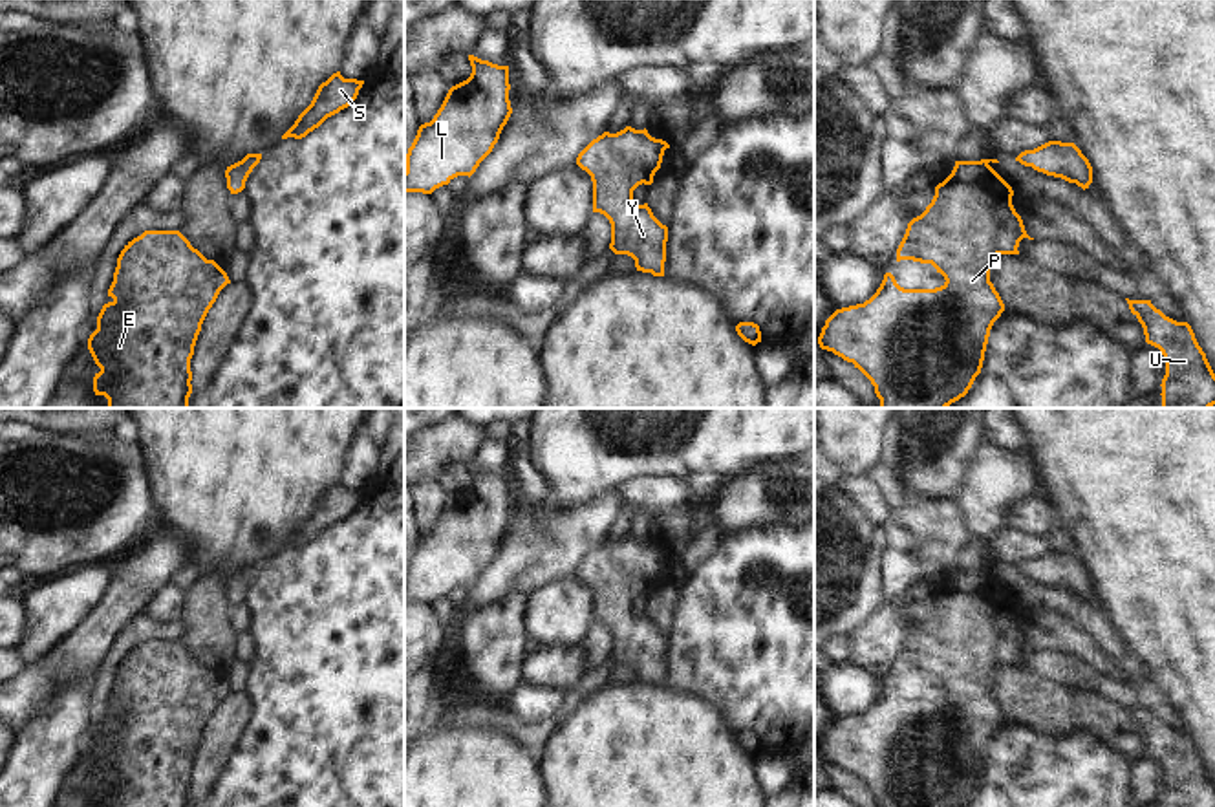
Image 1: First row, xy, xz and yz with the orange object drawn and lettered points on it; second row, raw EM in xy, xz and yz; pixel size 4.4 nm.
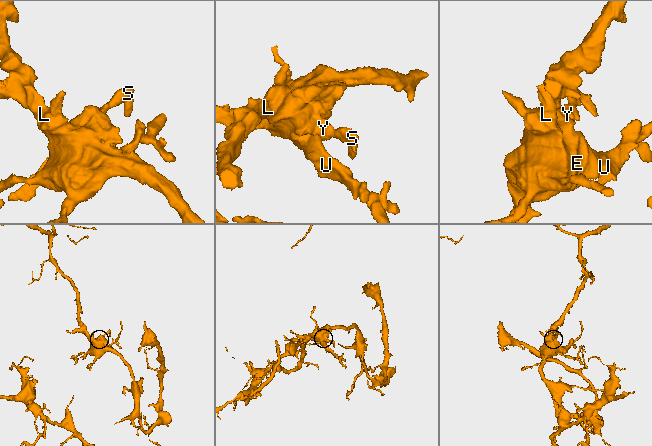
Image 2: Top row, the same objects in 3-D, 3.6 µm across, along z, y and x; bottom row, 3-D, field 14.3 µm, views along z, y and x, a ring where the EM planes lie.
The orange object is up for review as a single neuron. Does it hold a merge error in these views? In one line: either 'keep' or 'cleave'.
keep

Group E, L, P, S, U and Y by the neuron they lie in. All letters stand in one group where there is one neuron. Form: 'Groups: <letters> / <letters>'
Groups: E L P S U Y.

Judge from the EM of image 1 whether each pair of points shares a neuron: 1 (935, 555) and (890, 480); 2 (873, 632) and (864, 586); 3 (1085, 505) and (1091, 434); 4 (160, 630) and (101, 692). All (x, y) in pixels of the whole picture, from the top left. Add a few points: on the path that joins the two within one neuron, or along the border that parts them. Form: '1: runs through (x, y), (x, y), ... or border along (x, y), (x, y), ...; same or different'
1: runs through (935, 537), (899, 498); same
2: border along (884, 604), (849, 635); different
3: runs through (1091, 487), (1091, 452); same
4: runs through (139, 630), (114, 654), (107, 672); same

